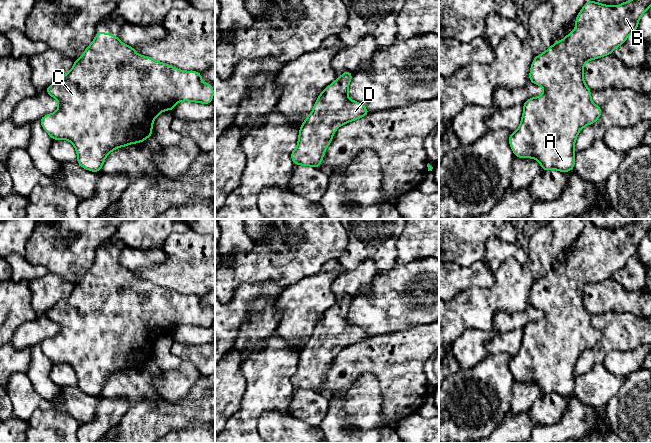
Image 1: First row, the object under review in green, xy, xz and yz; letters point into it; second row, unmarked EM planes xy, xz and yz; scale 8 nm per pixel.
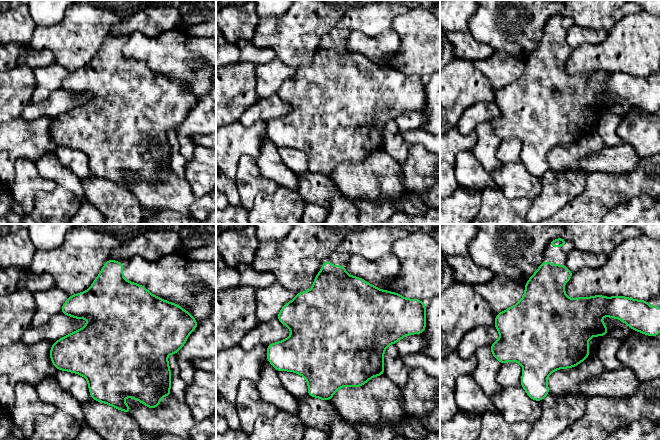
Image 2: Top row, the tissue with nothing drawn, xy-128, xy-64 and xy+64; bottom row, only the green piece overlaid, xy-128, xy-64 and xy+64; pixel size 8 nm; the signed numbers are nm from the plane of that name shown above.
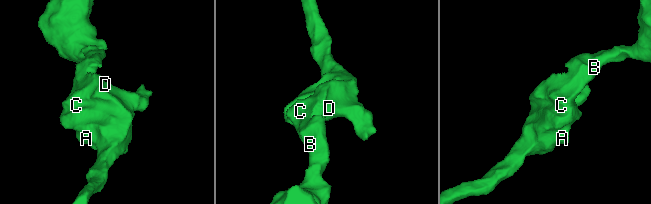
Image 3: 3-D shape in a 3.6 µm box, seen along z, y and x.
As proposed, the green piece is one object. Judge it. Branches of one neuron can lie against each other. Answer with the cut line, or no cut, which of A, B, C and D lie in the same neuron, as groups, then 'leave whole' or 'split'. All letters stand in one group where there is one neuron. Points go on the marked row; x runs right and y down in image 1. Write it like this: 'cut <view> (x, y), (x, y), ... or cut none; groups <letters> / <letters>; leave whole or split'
cut none; groups A B C D; leave whole

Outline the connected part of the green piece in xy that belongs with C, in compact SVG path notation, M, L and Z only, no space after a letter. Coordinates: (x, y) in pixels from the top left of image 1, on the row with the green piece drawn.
M99 30L83 55L75 60L72 69L46 88L58 101L58 109L40 119L43 129L53 140L69 140L76 149L77 163L92 172L100 172L106 156L118 147L141 143L152 136L155 118L165 110L173 110L180 101L210 104L214 90L210 83L203 83L202 74L179 70L147 56L138 55L133 47L120 41L111 33Z

